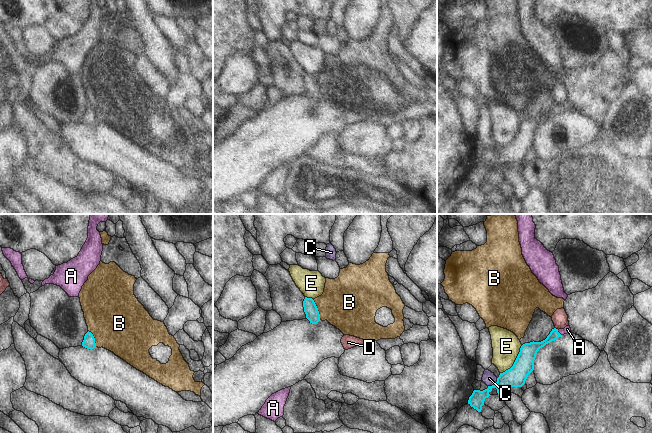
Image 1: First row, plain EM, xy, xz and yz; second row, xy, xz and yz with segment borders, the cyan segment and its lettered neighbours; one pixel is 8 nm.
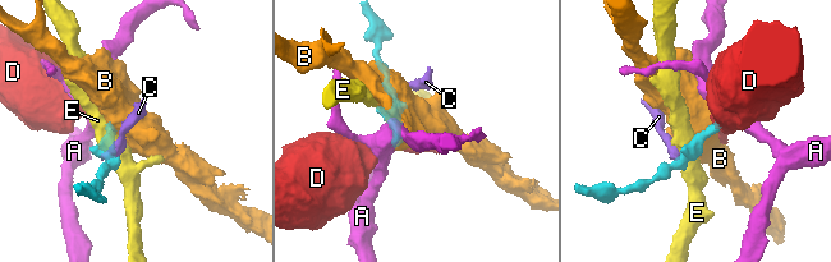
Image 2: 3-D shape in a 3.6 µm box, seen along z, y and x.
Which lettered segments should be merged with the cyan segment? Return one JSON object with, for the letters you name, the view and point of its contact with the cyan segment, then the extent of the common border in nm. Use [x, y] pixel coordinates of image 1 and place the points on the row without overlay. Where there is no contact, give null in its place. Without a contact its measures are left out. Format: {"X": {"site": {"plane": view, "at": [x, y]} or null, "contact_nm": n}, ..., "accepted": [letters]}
{"A": {"site": {"plane": "yz", "at": [559, 109]}, "contact_nm": 60}, "accepted": ["A"]}

